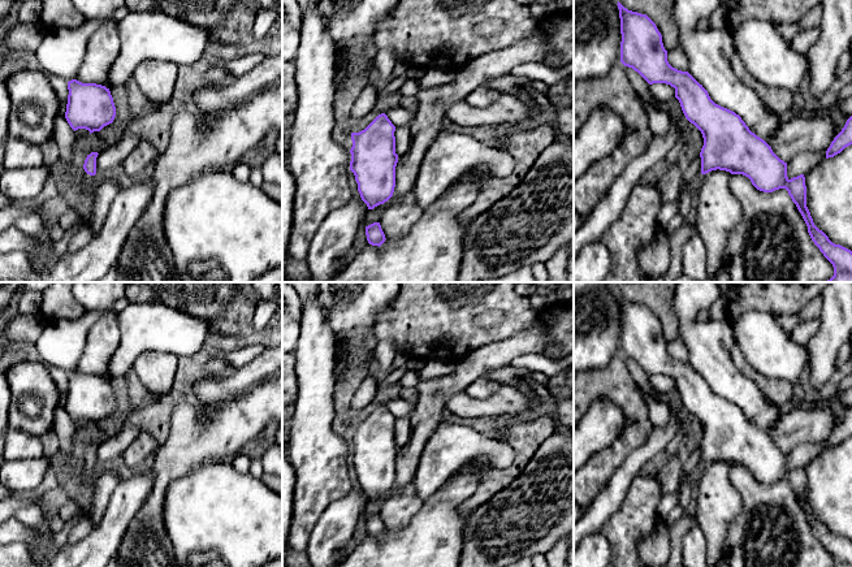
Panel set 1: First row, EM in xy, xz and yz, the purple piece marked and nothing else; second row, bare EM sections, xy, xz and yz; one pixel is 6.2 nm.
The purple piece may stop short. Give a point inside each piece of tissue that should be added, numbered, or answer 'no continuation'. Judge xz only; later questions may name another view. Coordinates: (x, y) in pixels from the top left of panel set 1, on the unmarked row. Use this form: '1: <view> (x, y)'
no continuation

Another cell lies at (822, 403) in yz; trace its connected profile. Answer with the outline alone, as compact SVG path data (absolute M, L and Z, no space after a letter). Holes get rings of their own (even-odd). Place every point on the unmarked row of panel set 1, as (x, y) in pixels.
M821 398L818 401L808 401L808 399L799 399L795 406L796 410L803 411L818 411L818 410L829 410L829 398Z

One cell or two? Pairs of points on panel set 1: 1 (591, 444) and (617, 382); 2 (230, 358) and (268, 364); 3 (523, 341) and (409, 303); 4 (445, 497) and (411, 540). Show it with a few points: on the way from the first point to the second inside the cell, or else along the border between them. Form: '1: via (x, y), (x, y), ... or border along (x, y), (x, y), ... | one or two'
1: border along (587, 410), (596, 401), (609, 399), (626, 424) | two
2: border along (267, 347), (236, 369) | two
3: border along (539, 325), (481, 347) | two
4: via (441, 507), (422, 529) | one

